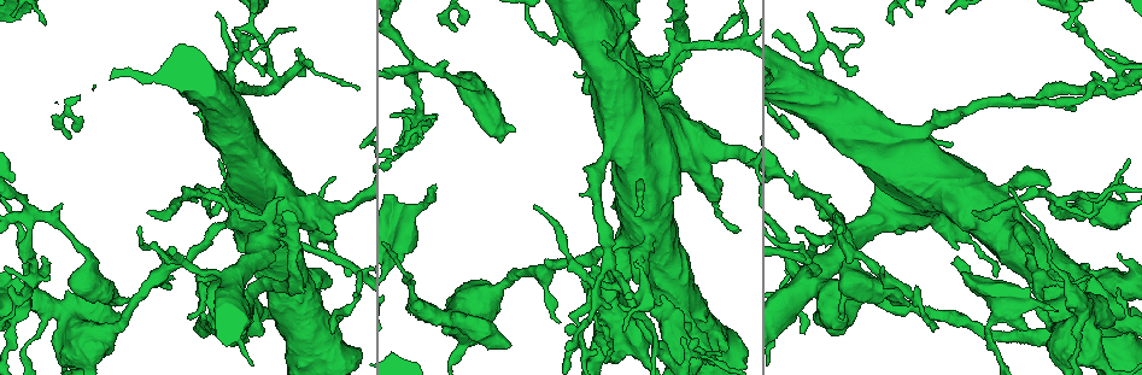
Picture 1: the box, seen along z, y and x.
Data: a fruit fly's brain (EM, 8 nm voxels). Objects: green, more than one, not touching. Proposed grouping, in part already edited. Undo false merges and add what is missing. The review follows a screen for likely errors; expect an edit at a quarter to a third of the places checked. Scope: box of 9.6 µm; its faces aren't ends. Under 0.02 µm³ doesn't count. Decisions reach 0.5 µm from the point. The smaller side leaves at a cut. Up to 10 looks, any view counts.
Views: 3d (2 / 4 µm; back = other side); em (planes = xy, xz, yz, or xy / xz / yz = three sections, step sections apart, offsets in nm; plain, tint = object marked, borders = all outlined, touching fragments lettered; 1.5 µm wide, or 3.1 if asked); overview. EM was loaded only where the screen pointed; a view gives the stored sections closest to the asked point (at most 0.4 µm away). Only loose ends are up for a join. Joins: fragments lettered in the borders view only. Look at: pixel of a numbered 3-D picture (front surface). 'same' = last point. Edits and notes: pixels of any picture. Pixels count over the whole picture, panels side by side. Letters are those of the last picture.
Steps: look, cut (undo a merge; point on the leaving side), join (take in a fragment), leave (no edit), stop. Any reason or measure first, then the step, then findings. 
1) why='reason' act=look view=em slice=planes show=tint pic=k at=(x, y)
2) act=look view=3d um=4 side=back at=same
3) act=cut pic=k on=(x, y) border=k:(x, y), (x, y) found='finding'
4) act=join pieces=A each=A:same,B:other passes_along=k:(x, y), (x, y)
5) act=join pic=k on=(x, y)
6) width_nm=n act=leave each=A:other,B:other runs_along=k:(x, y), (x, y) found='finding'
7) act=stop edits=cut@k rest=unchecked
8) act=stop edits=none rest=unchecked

why='abrupt turn' act=look view=em slice=planes show=borders pic=1 at=(663, 354)

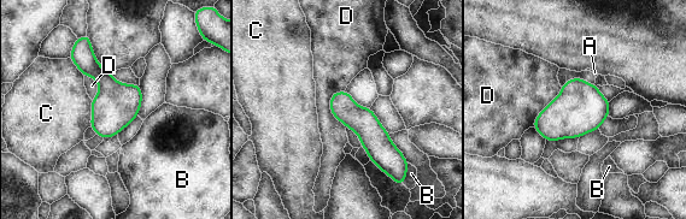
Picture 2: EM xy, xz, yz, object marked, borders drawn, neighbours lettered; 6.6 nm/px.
act=leave each=A:other,B:other,C:other,D:other border=2:(336, 90), (330, 112), (346, 126) found='all the same cell'

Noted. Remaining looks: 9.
why='free end' act=look view=3d um=2 pic=1 at=(533, 205)

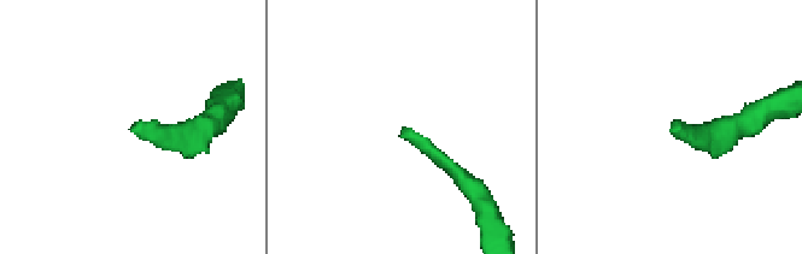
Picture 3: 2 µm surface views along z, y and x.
act=look view=em slice=planes show=borders pic=3 at=(130, 131)

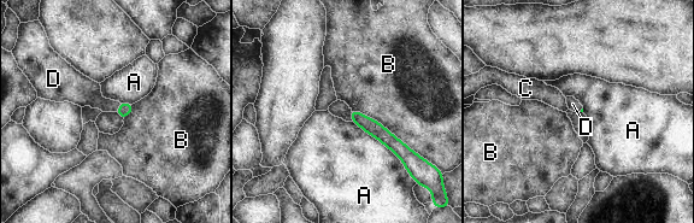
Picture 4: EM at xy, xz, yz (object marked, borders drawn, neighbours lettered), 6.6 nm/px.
longest_contact=B:550nm act=join pieces=D each=A:other,B:other,C:other,D:same passes_along=4:(124, 110), (118, 107), (84, 92) found='it goes on there'

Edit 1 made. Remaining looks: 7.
why='three arms meet' act=look view=3d um=4 pic=1 at=(178, 258)

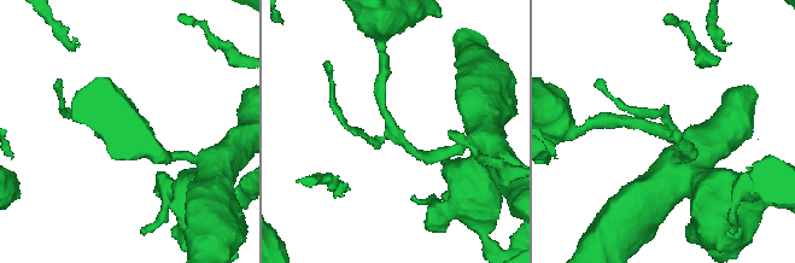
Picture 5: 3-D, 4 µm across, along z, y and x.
why='now the EM' act=look view=em slice=xy step=8 show=tint pic=5 at=(670, 136)

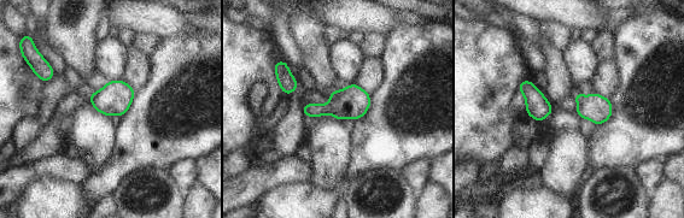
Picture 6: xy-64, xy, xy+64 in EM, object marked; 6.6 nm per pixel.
why='cut it another way' act=look view=em slice=planes show=borders at=same

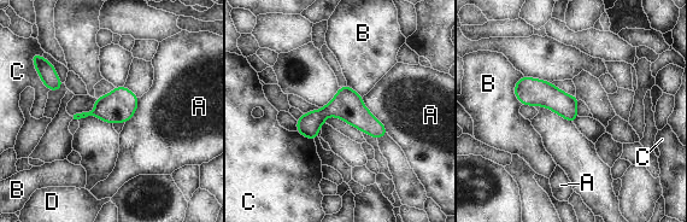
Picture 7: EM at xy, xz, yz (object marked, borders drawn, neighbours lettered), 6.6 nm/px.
act=leave each=A:other,B:other,C:other,D:other runs_along=7:(299, 123), (351, 110), (383, 132) found='all the same cell'

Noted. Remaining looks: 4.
act=look view=em slice=planes show=plain pic=1 at=(47, 261)

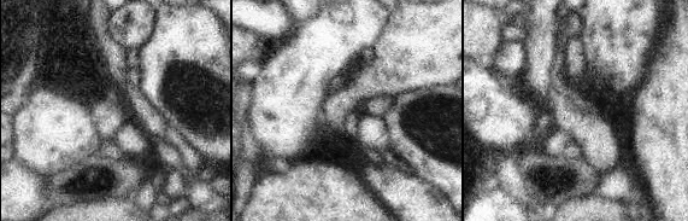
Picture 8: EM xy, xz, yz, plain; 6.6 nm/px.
why='see the neighbours' act=look view=em slice=planes show=borders at=same

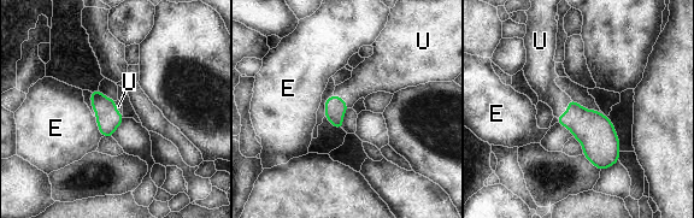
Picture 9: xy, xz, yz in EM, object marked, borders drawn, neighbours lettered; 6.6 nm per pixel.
longest_contact=U:170nm act=join pieces=U each=E:other,U:same passes_along=9:(595, 131), (568, 110), (542, 82) found='it goes on there'

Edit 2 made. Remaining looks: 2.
act=stop edits=join@4,join@9 rest=unchecked

